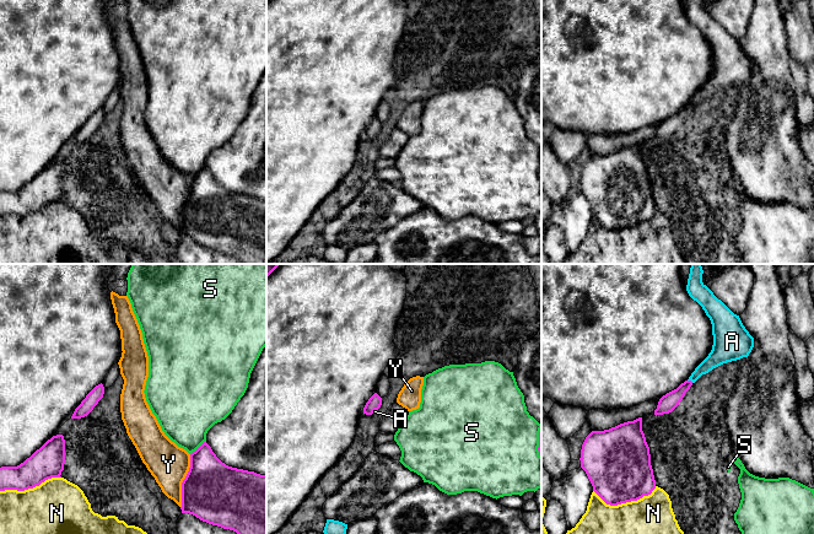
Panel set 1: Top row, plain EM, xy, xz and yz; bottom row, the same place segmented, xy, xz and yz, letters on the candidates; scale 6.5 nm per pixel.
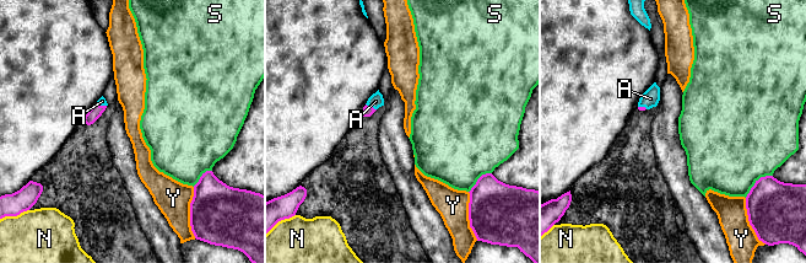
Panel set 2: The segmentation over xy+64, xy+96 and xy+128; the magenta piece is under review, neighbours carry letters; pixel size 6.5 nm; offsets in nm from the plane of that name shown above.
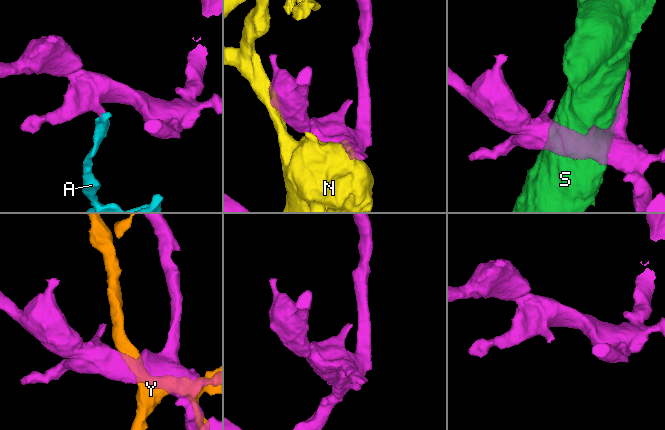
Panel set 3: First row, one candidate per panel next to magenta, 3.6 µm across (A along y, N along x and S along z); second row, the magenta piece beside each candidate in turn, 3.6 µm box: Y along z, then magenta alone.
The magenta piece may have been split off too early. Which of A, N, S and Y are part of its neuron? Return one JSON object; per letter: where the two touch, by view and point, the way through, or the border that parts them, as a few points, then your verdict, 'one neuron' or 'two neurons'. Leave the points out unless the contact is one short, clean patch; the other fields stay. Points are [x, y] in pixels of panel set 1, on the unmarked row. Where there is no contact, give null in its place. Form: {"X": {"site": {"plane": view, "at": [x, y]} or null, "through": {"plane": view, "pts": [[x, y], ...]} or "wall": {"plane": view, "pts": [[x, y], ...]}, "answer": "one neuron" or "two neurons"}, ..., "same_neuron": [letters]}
{"A": {"site": {"plane": "yz", "at": [690, 106]}, "through": {"plane": "yz", "pts": [[670, 125], [690, 106], [718, 80]]}, "answer": "one neuron"}, "N": {"site": {"plane": "yz", "at": [625, 227]}, "answer": "two neurons"}, "S": {"site": {"plane": "xy", "at": [199, 172]}, "answer": "two neurons"}, "Y": {"site": {"plane": "xy", "at": [183, 206]}, "answer": "two neurons"}, "same_neuron": ["A"]}

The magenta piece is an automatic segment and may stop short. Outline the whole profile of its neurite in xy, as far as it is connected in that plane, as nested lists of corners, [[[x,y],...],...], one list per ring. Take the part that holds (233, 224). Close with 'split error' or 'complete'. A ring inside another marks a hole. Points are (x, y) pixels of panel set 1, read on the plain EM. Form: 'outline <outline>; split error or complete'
outline [[[204,167],[190,179],[190,193],[182,207],[182,238],[236,257],[241,264],[266,264],[266,200],[222,188]]]; complete

